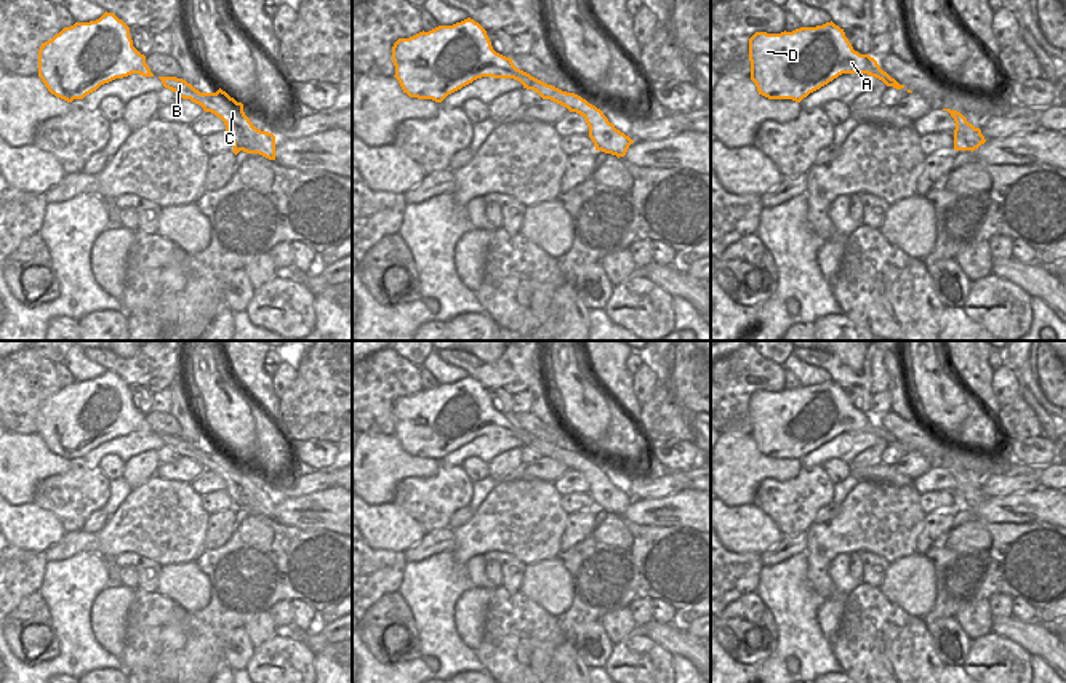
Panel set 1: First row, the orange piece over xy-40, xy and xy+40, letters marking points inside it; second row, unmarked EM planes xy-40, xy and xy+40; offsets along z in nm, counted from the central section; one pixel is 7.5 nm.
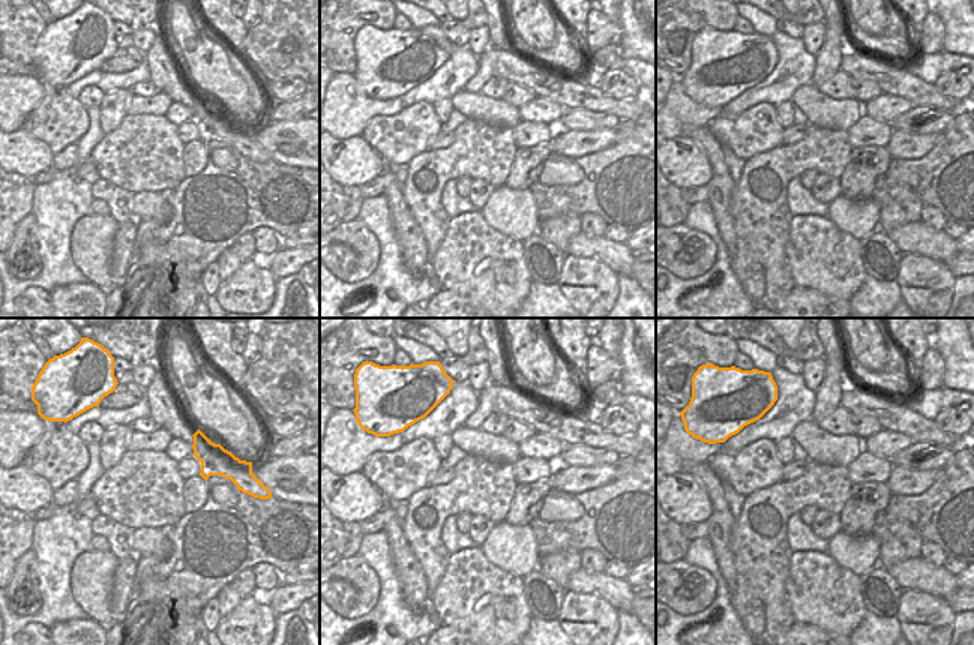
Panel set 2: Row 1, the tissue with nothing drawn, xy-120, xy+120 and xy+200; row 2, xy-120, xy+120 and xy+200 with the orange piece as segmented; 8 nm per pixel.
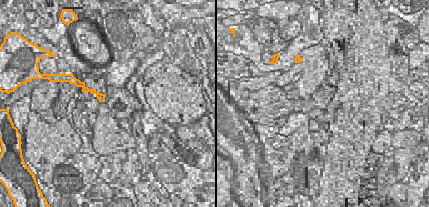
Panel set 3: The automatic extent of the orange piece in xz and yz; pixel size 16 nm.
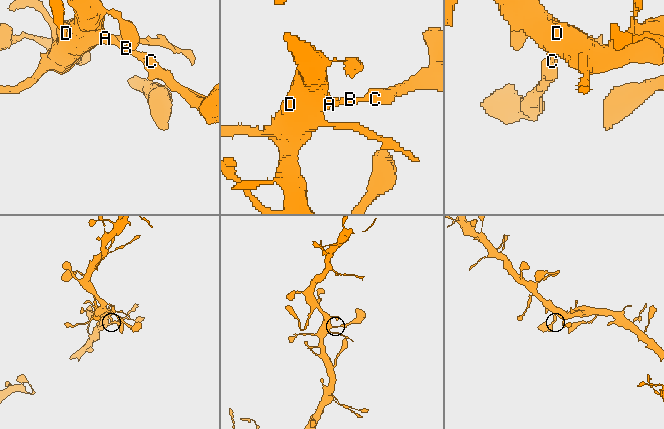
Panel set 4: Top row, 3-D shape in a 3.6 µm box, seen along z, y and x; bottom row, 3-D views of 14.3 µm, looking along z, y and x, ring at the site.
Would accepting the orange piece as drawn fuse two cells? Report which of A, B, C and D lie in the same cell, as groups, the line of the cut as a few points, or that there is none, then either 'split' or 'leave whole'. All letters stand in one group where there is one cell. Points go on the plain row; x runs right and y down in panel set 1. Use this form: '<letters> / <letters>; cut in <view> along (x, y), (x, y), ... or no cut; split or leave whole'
A B C D; no cut; leave whole

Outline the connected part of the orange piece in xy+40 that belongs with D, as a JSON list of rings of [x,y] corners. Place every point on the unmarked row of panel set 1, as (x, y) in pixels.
[[[832,379],[792,390],[755,390],[749,397],[751,438],[768,457],[800,461],[842,432],[868,432],[887,445],[904,446],[869,413],[860,413]]]

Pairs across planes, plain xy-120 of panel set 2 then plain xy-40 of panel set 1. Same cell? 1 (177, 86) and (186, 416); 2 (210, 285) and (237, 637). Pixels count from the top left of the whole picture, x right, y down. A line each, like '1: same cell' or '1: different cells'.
1: same cell
2: same cell

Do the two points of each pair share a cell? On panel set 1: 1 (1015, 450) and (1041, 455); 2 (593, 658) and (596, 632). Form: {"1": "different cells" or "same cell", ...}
{"1": "same cell", "2": "same cell"}

